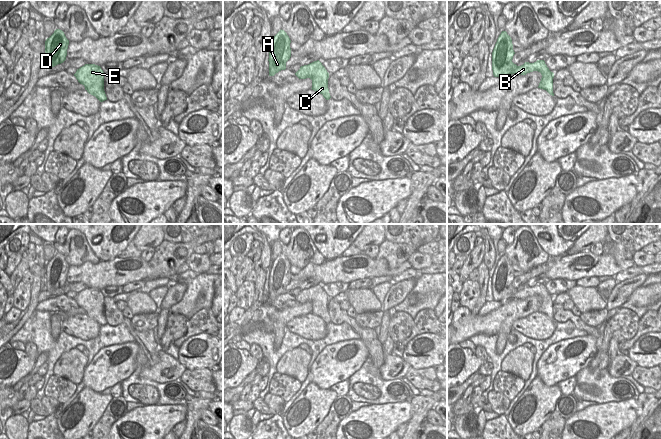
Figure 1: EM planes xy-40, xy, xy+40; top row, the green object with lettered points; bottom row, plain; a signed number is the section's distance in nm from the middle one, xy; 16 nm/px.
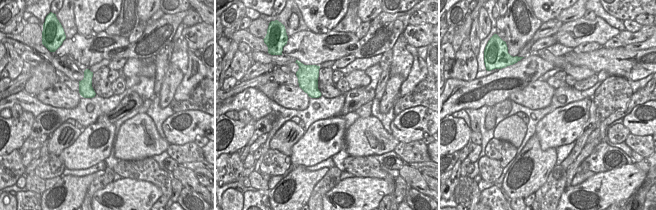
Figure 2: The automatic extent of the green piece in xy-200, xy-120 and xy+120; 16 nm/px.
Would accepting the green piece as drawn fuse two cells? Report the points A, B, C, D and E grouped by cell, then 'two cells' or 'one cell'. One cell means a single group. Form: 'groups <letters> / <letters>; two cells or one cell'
groups A B C D E; one cell

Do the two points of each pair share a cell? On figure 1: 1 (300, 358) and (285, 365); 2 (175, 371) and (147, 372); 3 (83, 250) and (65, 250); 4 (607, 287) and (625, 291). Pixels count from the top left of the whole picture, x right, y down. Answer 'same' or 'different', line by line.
1: same
2: same
3: same
4: different

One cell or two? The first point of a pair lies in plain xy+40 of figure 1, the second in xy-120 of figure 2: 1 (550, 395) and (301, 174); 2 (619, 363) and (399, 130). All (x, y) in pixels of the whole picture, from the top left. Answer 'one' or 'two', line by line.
1: one
2: two

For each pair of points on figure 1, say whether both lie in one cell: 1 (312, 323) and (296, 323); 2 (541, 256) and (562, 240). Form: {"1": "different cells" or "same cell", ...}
{"1": "same cell", "2": "different cells"}

